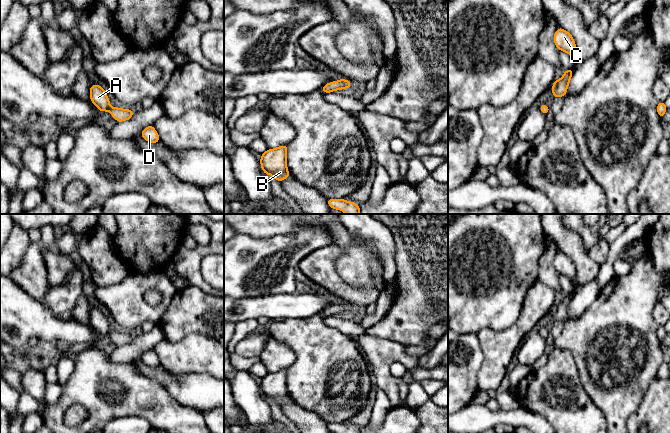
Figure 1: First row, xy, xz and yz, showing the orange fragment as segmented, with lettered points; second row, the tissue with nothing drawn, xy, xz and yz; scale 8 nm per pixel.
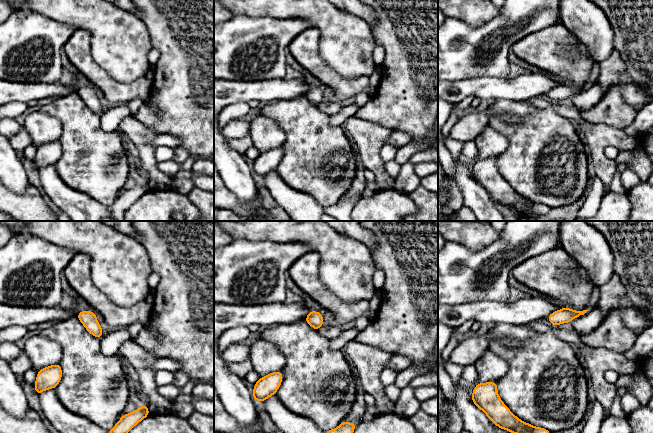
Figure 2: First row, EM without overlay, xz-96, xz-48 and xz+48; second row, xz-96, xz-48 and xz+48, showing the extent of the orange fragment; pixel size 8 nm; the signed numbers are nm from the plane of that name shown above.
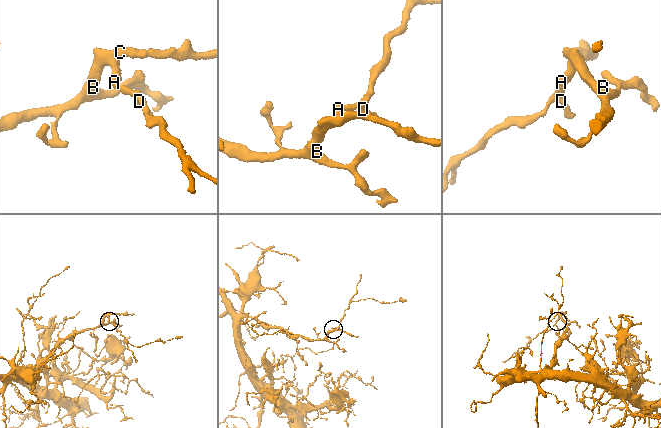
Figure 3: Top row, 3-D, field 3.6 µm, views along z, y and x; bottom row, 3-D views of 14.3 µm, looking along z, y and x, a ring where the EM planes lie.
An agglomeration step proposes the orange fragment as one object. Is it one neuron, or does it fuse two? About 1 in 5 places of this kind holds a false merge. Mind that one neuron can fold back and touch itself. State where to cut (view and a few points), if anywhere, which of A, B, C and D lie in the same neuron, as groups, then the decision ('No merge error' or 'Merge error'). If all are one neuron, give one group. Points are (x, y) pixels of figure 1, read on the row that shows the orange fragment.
No split. Groups: A B C D. No merge error

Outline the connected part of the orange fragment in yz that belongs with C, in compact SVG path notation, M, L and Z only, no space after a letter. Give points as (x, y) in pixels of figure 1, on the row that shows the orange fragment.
M559 27L554 33L553 40L554 44L560 51L568 53L572 57L577 59L576 43L574 41L574 38L568 31Z

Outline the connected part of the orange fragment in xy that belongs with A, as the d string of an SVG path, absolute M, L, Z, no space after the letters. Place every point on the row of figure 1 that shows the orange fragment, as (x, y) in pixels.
M91 85L89 94L91 102L99 109L99 111L105 112L108 110L117 122L127 121L133 117L134 112L131 108L122 109L111 107L107 93L100 85Z

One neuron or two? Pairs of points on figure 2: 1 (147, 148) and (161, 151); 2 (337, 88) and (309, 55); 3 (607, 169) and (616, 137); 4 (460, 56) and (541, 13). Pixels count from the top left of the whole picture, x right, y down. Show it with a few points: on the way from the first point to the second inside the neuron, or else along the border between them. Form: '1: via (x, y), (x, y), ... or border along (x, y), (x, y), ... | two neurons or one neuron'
1: border along (155, 147), (155, 158), (158, 161) | two neurons
2: via (331, 80), (314, 63) | one neuron
3: via (600, 160), (600, 148), (607, 141) | one neuron
4: via (480, 43), (491, 41), (521, 15) | one neuron

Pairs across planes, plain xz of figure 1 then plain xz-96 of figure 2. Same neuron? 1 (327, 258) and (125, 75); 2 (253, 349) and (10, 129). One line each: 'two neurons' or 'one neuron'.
1: two neurons
2: one neuron

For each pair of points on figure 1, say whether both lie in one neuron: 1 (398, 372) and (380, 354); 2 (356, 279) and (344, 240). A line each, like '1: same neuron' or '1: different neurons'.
1: different neurons
2: same neuron

